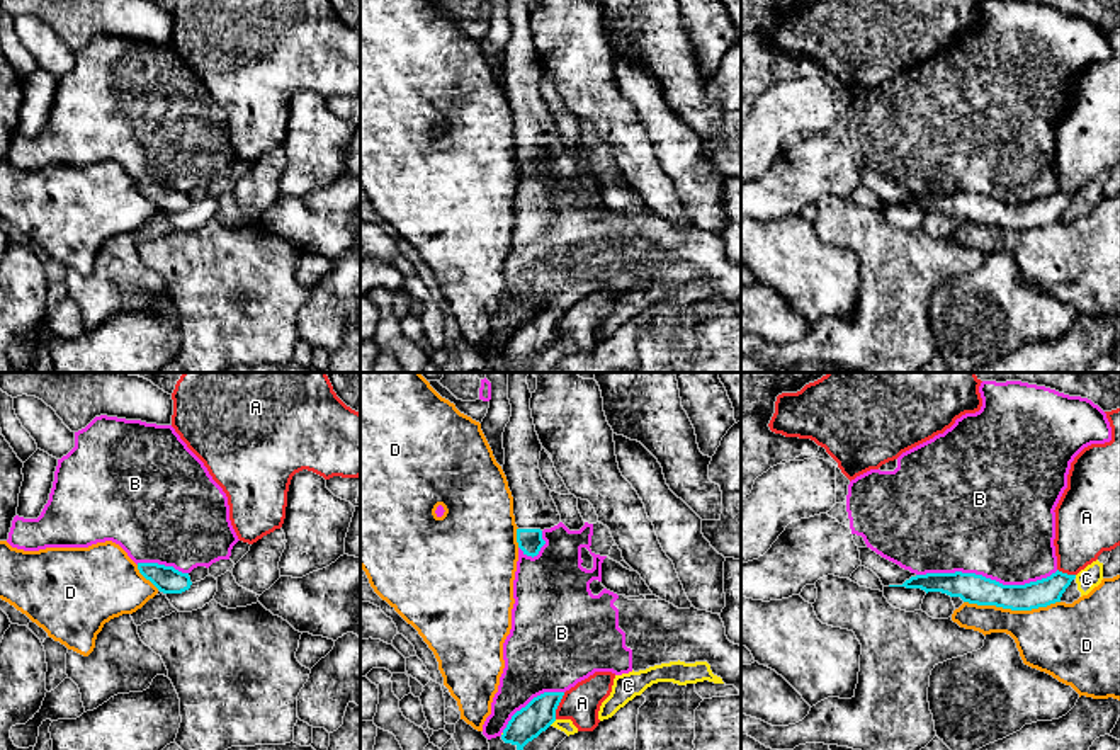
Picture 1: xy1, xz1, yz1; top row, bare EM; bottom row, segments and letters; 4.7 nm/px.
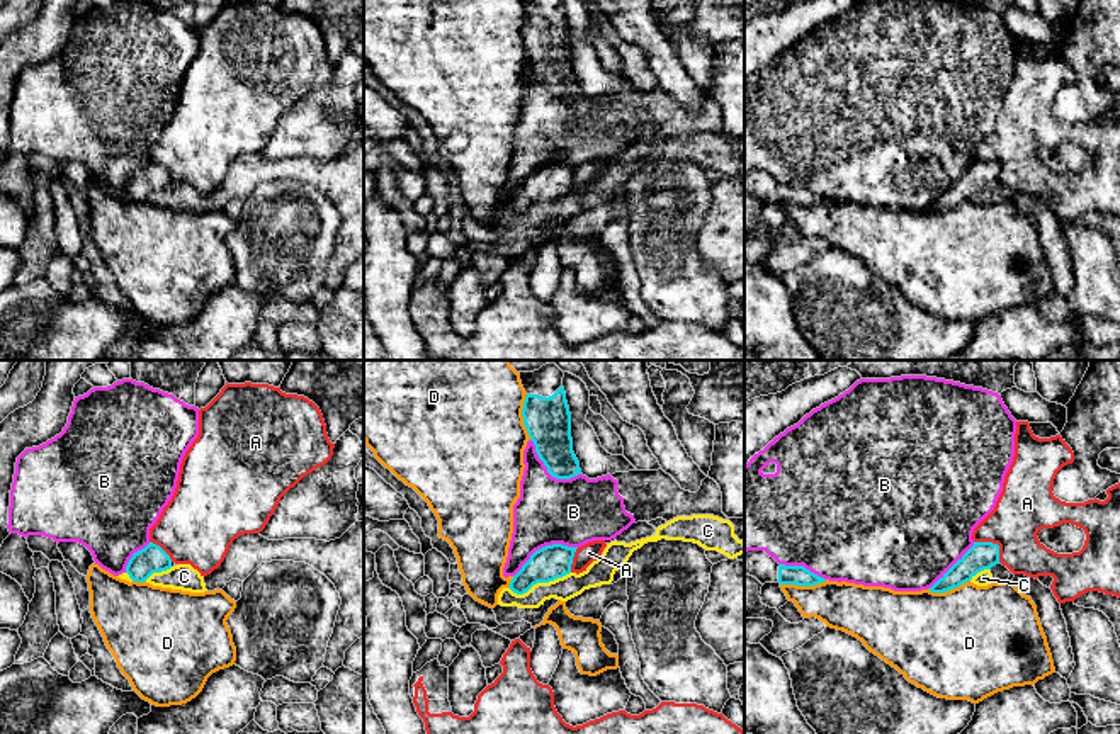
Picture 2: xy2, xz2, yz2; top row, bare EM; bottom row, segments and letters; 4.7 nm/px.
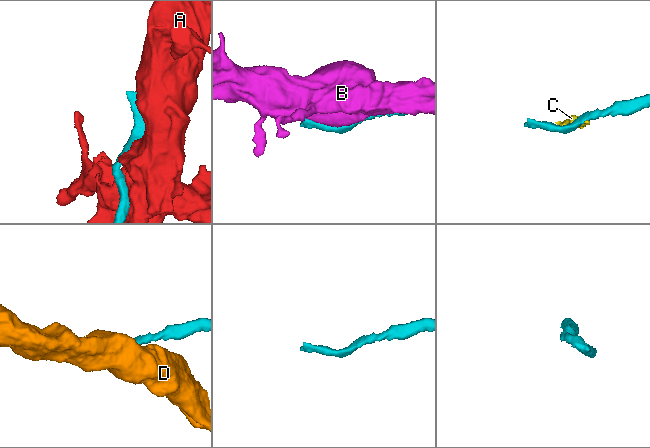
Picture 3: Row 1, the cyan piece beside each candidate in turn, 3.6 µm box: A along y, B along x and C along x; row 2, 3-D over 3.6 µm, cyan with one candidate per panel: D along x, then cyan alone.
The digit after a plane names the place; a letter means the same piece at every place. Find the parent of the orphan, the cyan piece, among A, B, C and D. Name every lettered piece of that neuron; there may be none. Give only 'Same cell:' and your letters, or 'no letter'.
Same cell: no letter

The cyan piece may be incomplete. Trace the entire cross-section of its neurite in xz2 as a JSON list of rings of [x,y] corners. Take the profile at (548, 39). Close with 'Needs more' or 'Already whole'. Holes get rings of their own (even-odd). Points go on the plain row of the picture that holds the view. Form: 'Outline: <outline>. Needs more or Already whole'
Outline: [[[522,0],[522,5],[527,12],[523,44],[547,92],[556,99],[581,93],[573,71],[571,32],[563,0]]]. Needs more

